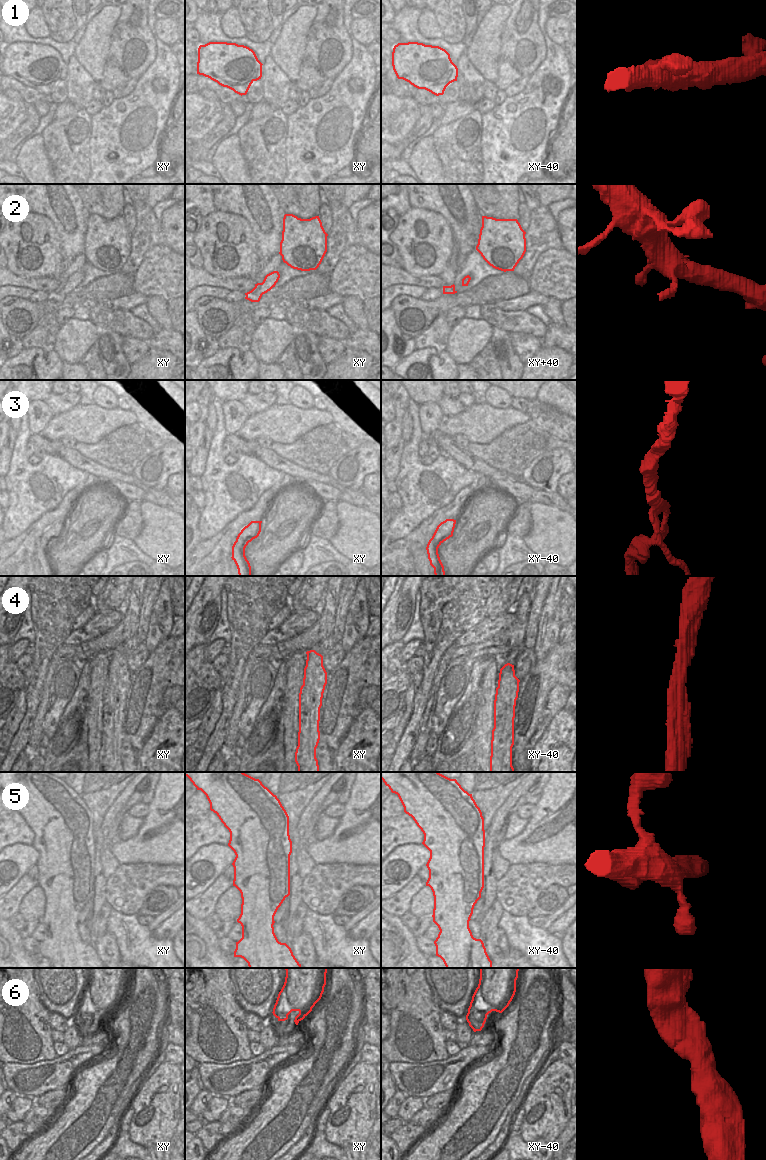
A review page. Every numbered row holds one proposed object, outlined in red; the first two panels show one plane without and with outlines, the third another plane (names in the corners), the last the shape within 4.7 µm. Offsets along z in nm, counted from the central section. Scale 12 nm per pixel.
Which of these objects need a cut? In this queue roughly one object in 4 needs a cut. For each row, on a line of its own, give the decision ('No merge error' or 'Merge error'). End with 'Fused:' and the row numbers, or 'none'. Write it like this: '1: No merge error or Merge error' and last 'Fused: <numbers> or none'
1: No merge error
2: No merge error
3: Merge error
4: No merge error
5: No merge error
6: No merge error
Fused: 3.

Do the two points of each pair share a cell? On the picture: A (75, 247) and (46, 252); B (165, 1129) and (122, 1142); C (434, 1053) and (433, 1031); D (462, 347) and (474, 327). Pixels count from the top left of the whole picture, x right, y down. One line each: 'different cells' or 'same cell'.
A: different cells
B: different cells
C: same cell
D: same cell

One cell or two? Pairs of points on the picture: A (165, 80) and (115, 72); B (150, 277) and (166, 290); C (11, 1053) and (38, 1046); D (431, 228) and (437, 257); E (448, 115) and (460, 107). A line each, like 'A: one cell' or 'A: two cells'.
A: two cells
B: one cell
C: one cell
D: one cell
E: one cell

